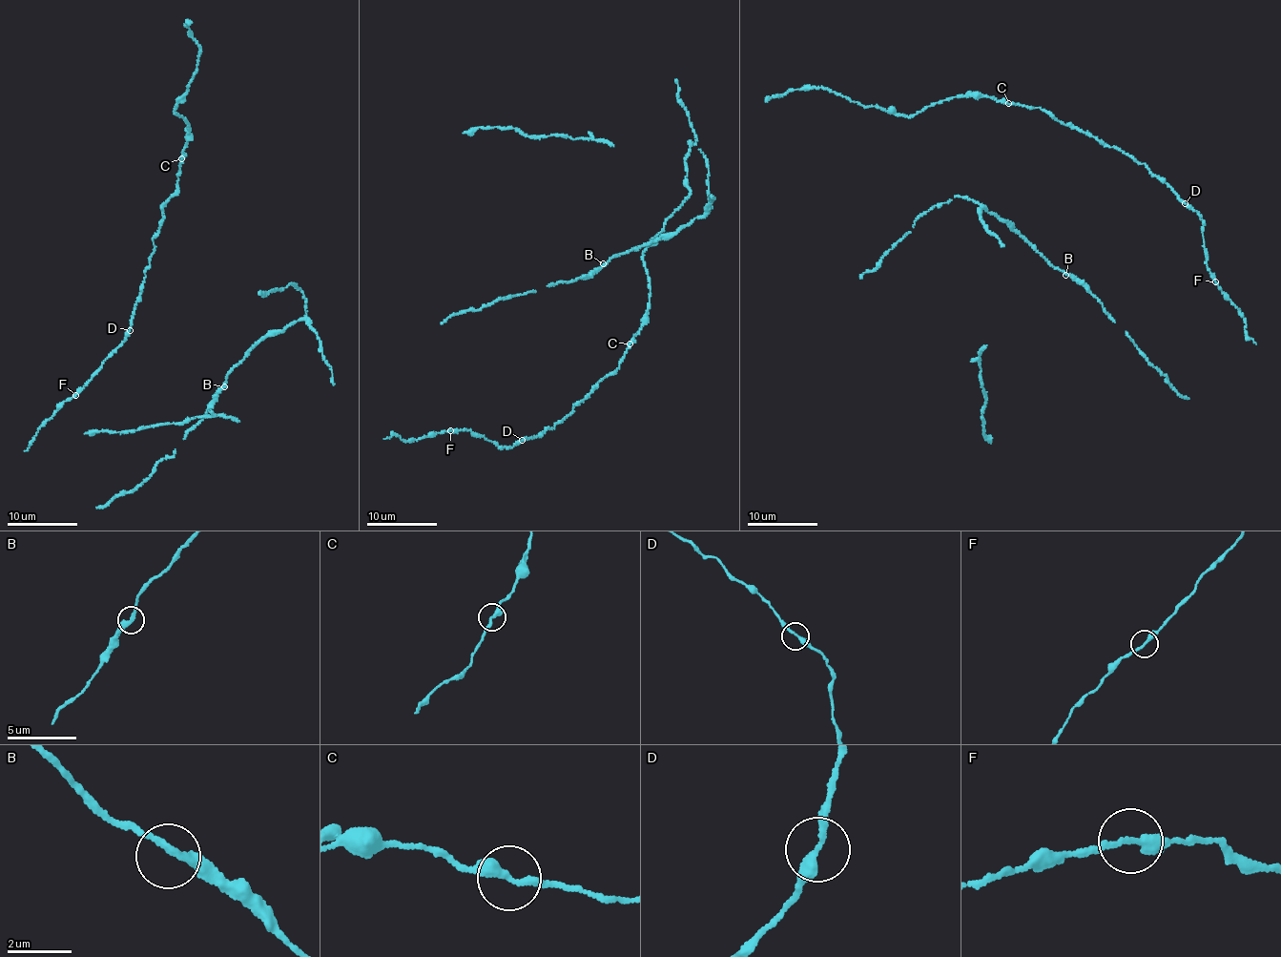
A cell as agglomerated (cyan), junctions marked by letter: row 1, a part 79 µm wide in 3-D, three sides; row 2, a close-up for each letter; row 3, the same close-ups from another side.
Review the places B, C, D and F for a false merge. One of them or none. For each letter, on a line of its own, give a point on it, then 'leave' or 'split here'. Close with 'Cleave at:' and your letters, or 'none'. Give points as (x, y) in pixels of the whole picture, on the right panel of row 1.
B: place (1065, 275); leave
C: place (1008, 103); leave
D: place (1185, 203); leave
F: place (1215, 281); leave
Cleave at: none

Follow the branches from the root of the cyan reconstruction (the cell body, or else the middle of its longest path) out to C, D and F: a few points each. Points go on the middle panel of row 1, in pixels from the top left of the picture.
C: (470, 428), (506, 448), (554, 427), (593, 385), (619, 367), (630, 343)
D: (470, 428), (474, 434), (506, 448), (522, 440)
F: (470, 428), (450, 430)

